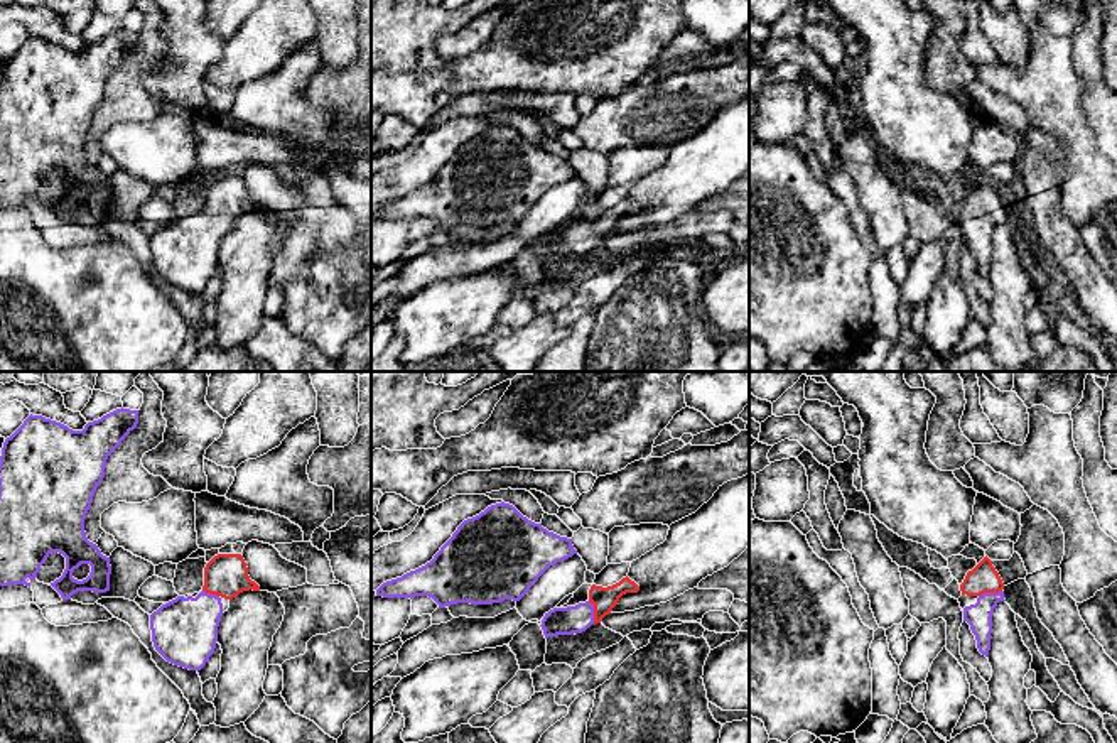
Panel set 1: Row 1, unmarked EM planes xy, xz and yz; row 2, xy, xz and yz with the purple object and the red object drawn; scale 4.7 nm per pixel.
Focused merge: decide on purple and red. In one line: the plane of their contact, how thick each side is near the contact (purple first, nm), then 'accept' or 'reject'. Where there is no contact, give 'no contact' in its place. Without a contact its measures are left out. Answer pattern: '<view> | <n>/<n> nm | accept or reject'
xz | 130/110 nm | accept

